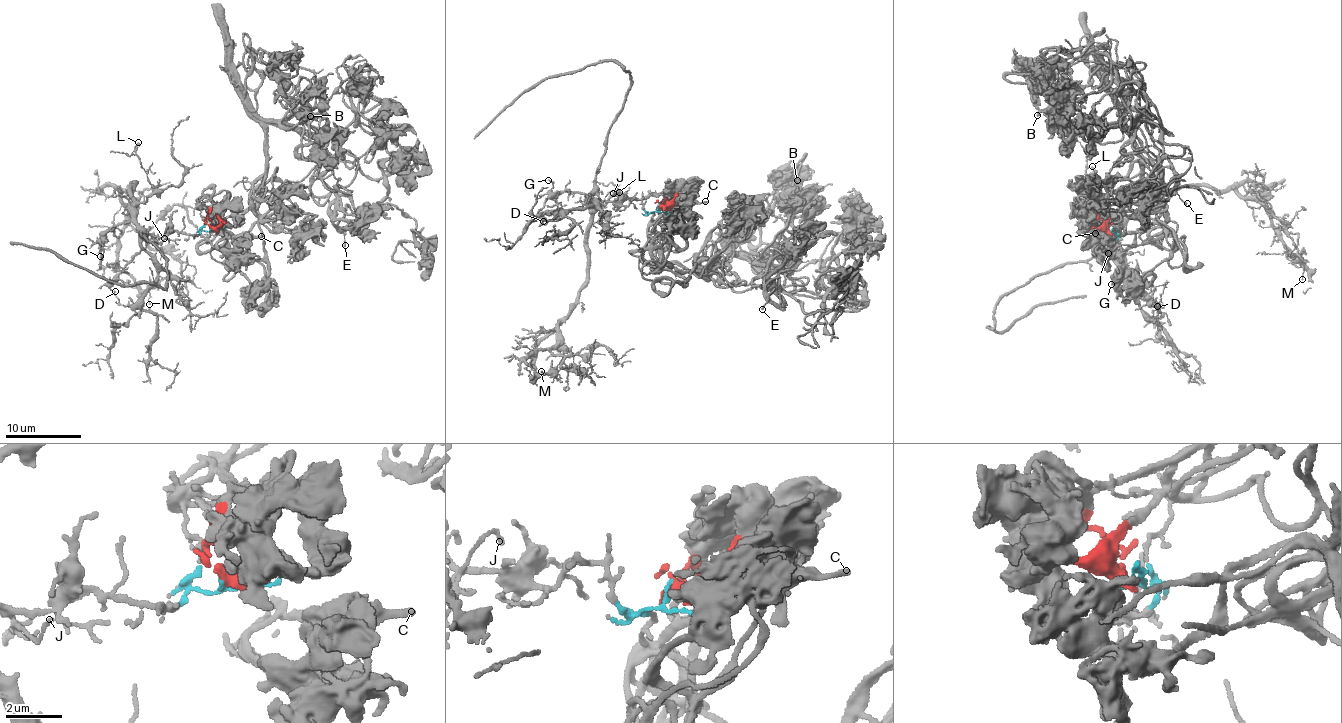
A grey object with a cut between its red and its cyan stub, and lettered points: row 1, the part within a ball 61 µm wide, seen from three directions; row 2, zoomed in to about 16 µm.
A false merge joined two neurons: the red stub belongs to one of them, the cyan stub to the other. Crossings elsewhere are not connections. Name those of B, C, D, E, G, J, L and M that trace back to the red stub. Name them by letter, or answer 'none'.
B, C, E

